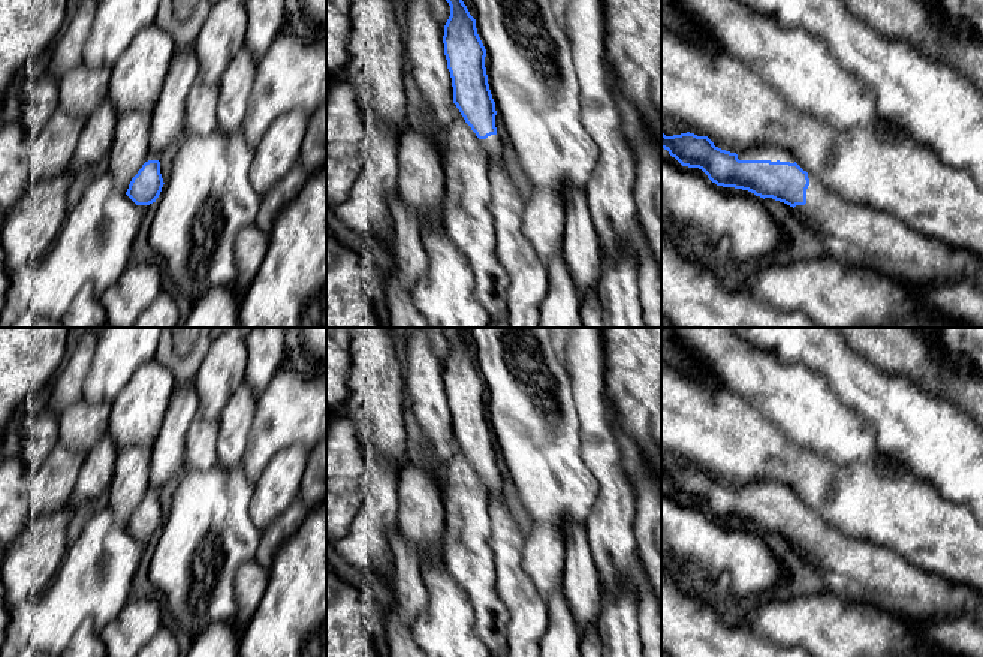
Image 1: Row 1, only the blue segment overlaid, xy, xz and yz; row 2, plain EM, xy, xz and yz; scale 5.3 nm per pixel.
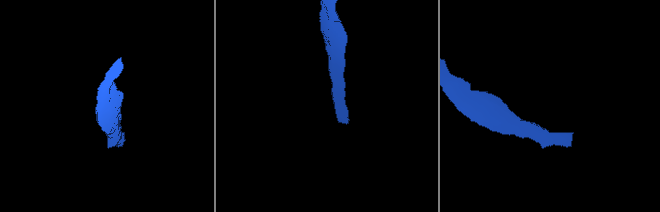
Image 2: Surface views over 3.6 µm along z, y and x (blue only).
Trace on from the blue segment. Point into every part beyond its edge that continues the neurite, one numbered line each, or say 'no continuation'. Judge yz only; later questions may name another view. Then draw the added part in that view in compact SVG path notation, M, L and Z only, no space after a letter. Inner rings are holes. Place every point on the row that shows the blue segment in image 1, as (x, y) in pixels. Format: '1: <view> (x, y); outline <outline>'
1: yz (772, 154); outline M756 148L736 153L739 160L771 160L771 162L790 162L794 163L794 156L783 148Z

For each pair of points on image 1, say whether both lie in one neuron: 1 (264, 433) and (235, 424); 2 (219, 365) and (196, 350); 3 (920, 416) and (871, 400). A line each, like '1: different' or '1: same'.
1: different
2: different
3: same

